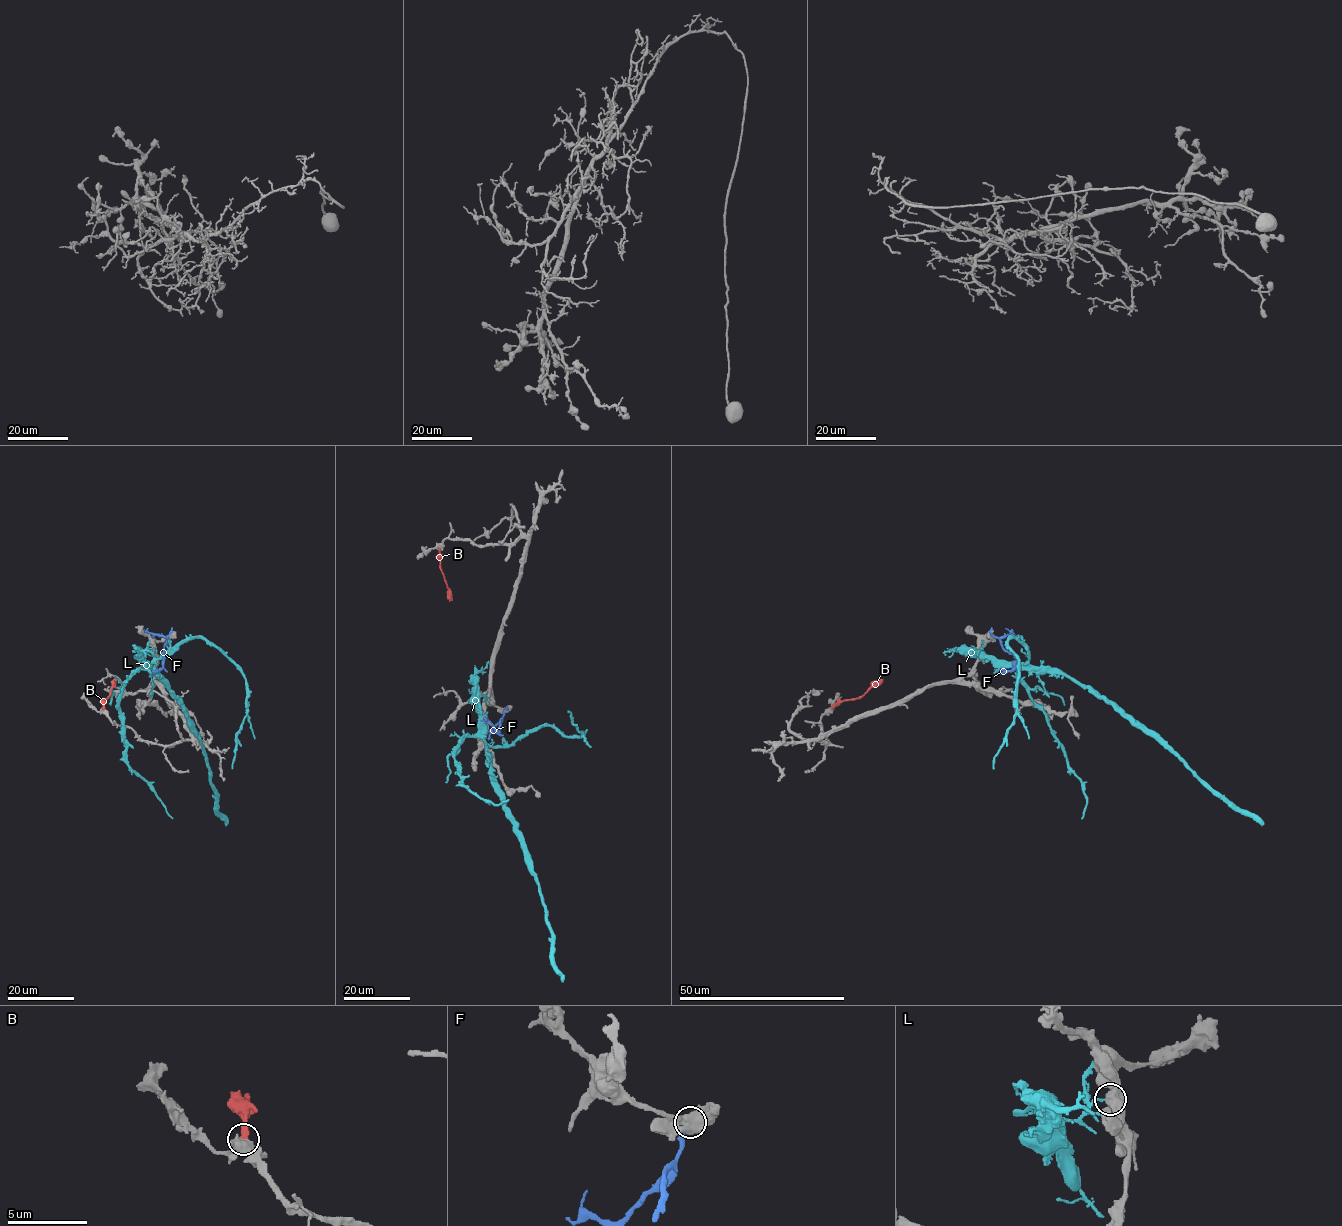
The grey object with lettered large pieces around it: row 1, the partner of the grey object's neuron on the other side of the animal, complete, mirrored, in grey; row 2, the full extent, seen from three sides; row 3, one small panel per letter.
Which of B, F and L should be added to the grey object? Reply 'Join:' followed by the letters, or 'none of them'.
Join: B

